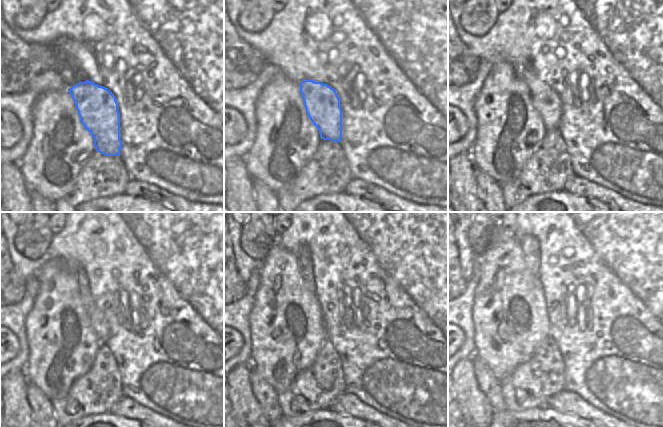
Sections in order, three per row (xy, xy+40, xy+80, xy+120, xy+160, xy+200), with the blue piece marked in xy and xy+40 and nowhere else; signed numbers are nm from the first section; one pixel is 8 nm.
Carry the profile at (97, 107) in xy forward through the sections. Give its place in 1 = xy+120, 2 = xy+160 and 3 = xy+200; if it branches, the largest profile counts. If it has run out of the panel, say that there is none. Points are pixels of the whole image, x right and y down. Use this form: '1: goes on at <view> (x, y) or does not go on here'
1: goes on at xy+120 (97, 320)
2: goes on at xy+160 (304, 258)
3: goes on at xy+200 (530, 246)

